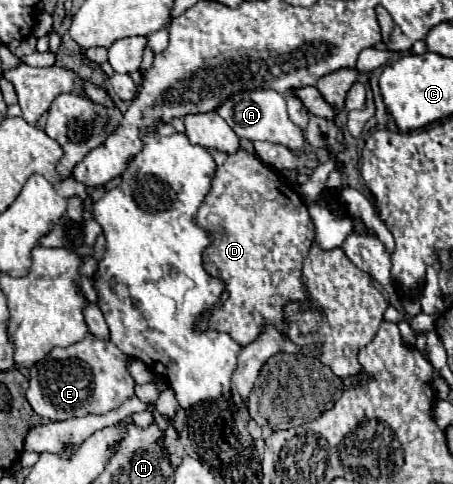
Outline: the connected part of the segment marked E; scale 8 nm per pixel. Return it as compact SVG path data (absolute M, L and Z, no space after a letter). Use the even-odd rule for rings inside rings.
M88 333L86 339L64 349L50 351L50 355L46 355L44 361L38 361L30 367L30 387L26 391L26 397L34 411L50 421L66 421L84 415L104 415L112 409L118 409L126 399L134 395L134 379L126 369L126 359L128 357L118 347L114 347L108 341L100 341Z

